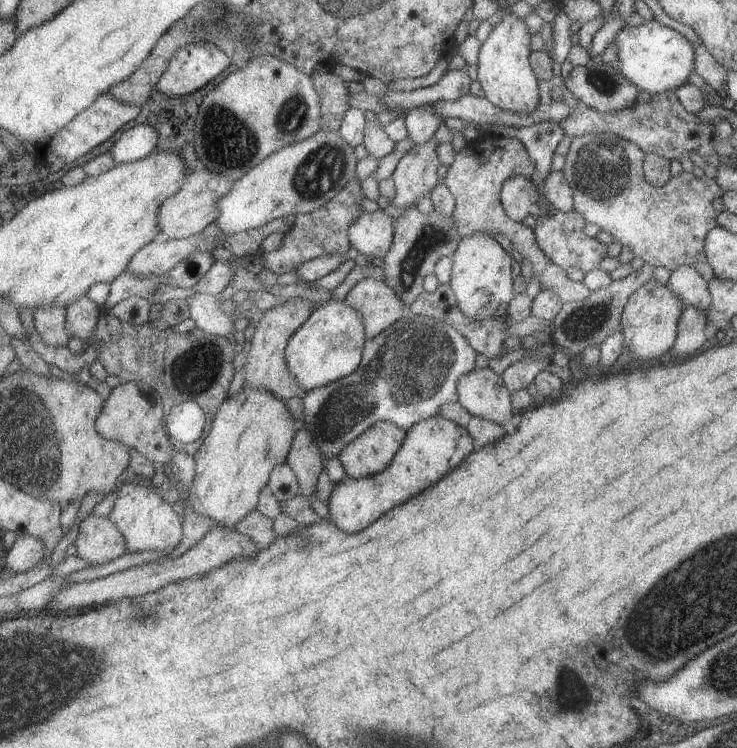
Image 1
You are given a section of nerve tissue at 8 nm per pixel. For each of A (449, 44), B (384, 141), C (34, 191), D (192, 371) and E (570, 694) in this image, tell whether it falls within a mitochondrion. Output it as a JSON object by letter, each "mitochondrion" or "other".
{"A":"other","B":"other","C":"other","D":"mitochondrion","E":"mitochondrion"}

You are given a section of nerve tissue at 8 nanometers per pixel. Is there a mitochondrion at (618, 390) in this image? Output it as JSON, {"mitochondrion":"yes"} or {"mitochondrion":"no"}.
{"mitochondrion":"no"}

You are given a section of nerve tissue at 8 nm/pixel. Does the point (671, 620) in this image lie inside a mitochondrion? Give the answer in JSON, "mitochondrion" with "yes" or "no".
{"mitochondrion":"yes"}

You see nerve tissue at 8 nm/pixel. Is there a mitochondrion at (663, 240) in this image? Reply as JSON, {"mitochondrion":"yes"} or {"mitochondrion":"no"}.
{"mitochondrion":"no"}

